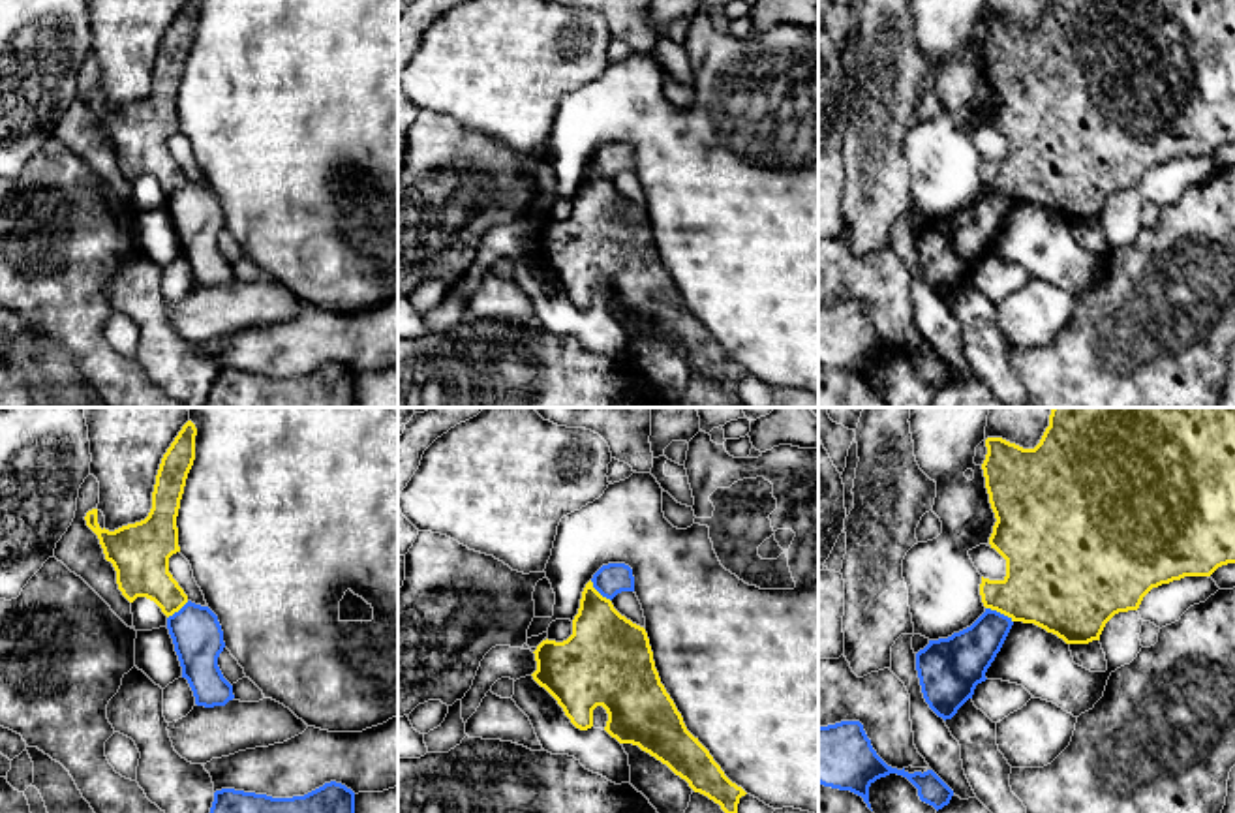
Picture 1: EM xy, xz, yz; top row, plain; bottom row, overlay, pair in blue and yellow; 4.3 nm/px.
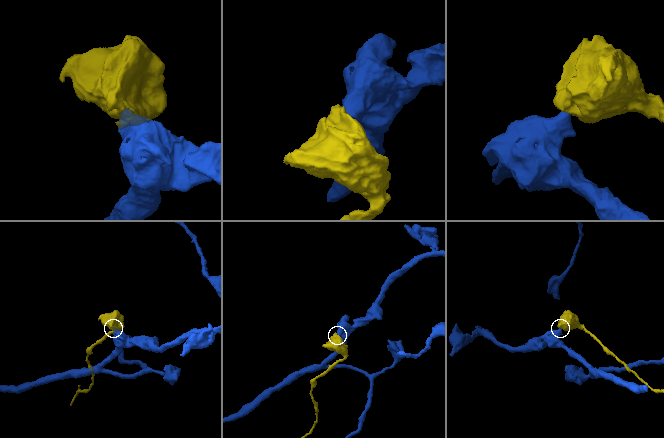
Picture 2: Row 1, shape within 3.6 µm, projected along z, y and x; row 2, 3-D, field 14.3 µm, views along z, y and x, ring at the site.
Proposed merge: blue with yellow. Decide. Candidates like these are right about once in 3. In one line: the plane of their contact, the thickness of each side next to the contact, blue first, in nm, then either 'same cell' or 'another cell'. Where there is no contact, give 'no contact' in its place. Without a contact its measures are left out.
yz | 220/380 nm | another cell

